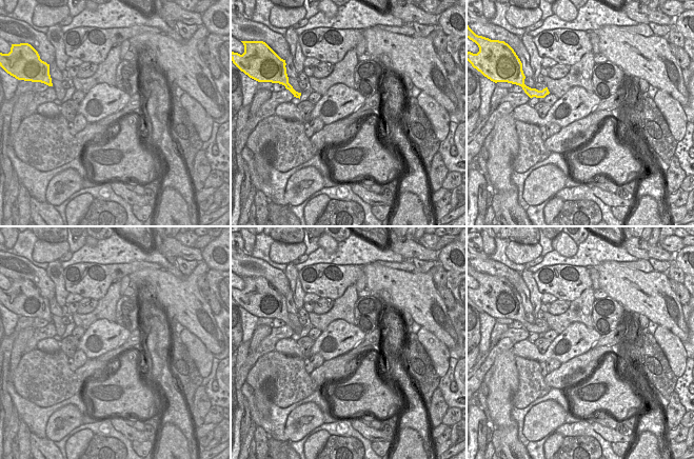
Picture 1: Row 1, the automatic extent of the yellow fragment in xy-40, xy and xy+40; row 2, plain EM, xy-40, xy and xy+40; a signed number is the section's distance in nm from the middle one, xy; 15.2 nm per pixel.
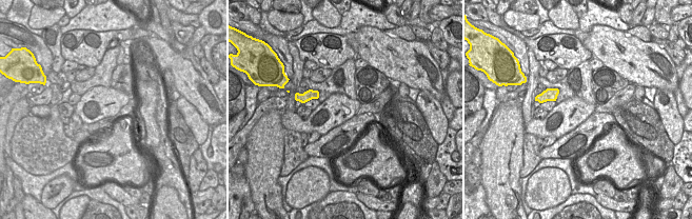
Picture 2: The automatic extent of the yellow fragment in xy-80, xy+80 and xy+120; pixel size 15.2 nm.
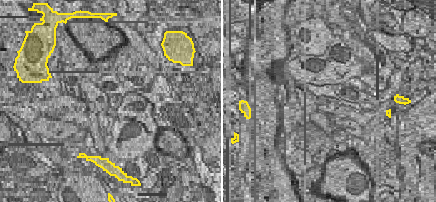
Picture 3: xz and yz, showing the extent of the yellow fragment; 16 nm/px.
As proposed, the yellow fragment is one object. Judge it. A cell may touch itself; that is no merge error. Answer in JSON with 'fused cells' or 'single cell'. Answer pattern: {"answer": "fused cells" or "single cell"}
{"answer": "single cell"}

